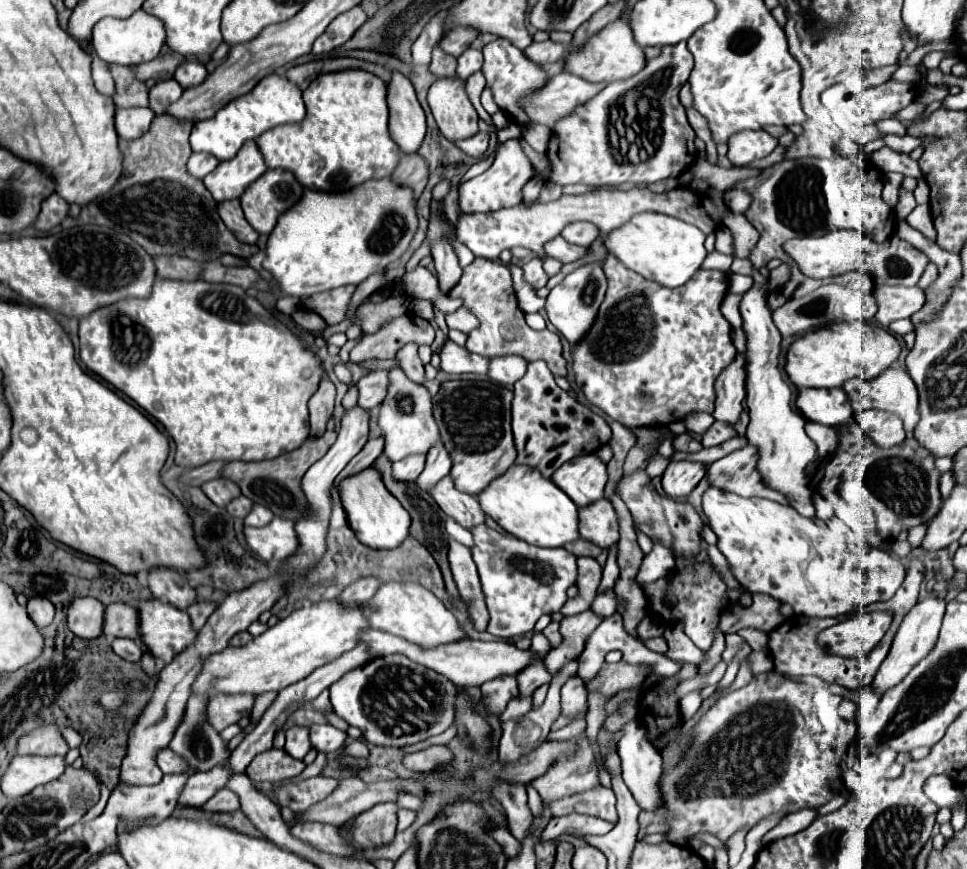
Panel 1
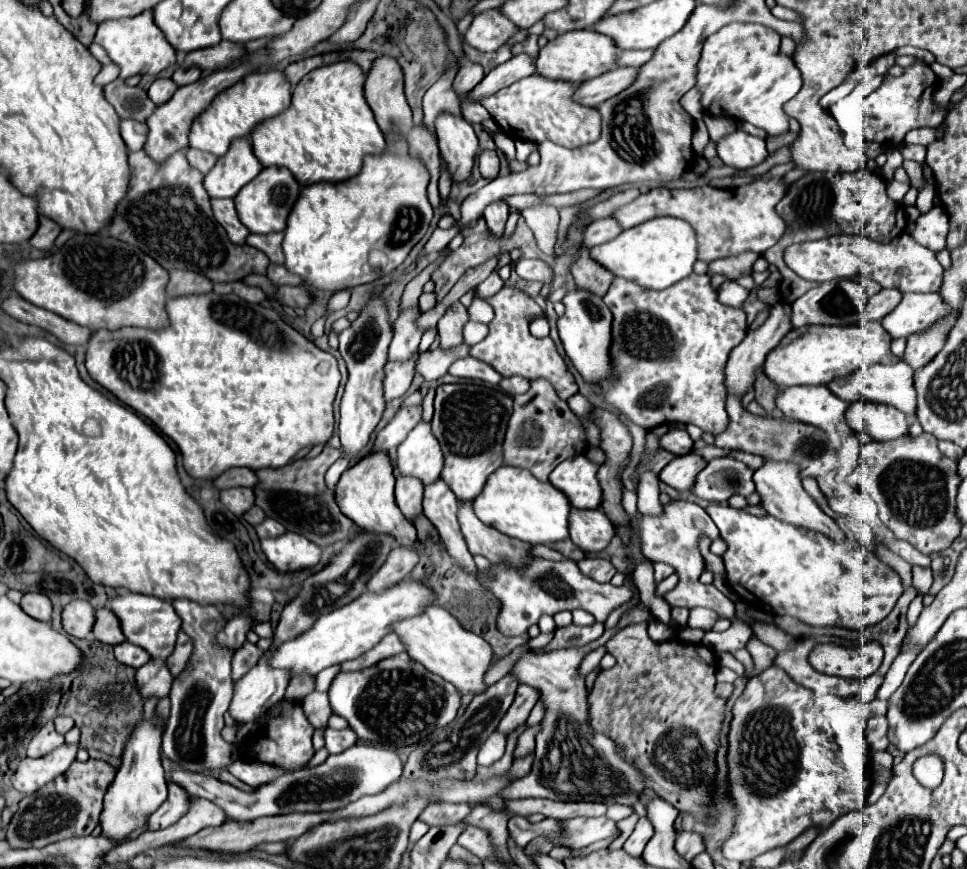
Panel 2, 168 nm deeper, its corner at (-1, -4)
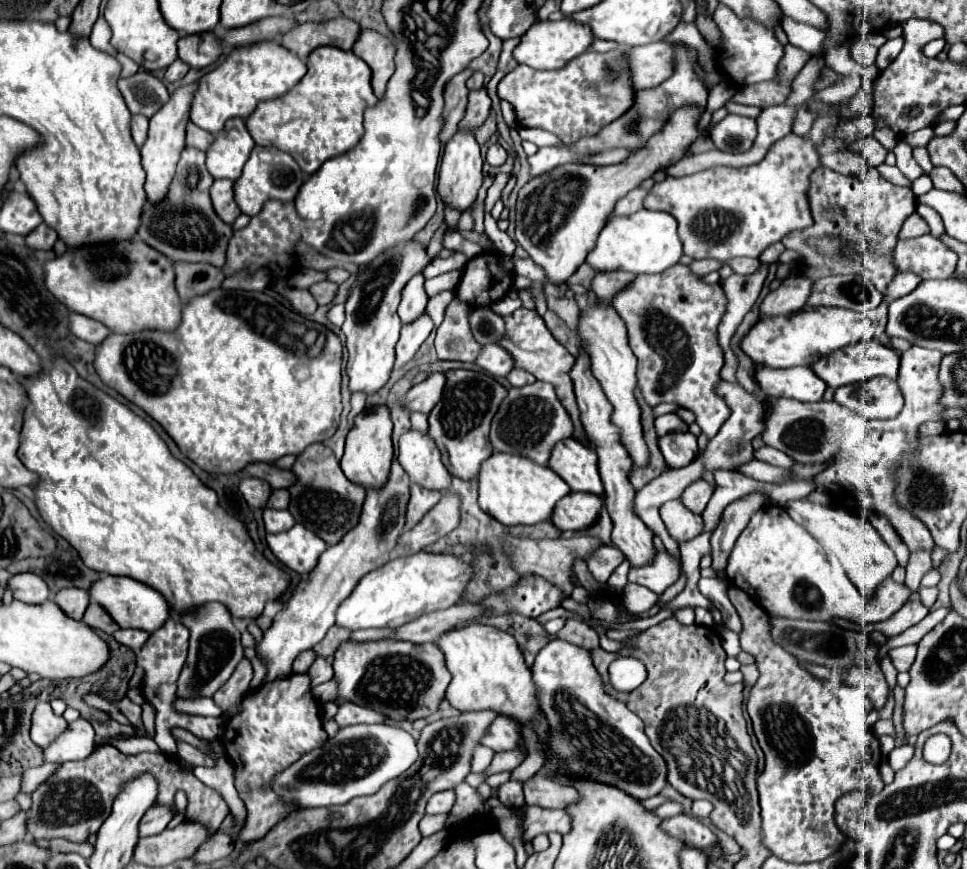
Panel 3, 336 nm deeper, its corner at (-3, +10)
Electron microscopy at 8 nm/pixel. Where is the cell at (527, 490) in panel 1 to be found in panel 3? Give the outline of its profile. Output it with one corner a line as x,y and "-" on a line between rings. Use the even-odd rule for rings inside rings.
494,452
480,470
480,488
478,502
484,512
494,516
504,526
518,524
538,524
552,518
552,512
566,494
570,494
570,486
548,466
538,466
536,462
516,456

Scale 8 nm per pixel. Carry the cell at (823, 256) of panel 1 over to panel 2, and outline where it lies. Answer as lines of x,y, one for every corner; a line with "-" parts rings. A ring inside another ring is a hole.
900,234
888,244
868,240
866,236
832,236
816,242
792,244
784,252
784,260
804,280
826,282
860,274
876,280
882,288
898,288
902,292
938,292
944,276
944,268
936,260
934,252
916,244
908,234

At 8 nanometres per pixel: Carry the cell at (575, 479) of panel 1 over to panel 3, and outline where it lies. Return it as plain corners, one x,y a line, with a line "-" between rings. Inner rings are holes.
574,438
562,440
554,446
548,466
572,488
572,492
602,494
602,480
598,478
596,454
592,448

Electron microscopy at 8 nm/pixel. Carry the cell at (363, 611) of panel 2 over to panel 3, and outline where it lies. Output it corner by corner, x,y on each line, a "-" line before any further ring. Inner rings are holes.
418,552
408,558
394,558
358,582
354,592
336,610
336,626
348,628
350,632
402,626
402,622
410,622
410,618
456,604
470,580
470,574
472,570
468,564
446,554

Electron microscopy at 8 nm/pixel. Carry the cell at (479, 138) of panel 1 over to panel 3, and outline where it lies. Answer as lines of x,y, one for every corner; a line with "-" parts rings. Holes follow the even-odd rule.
492,144
490,148
488,148
488,152
486,152
486,162
490,164
490,166
502,166
504,162
506,162
506,150
500,146
500,144

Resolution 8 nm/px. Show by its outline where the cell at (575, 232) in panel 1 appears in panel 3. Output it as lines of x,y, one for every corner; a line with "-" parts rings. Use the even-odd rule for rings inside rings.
634,188
624,198
620,198
612,210
612,216
630,216
642,208
642,198
646,196
646,190

